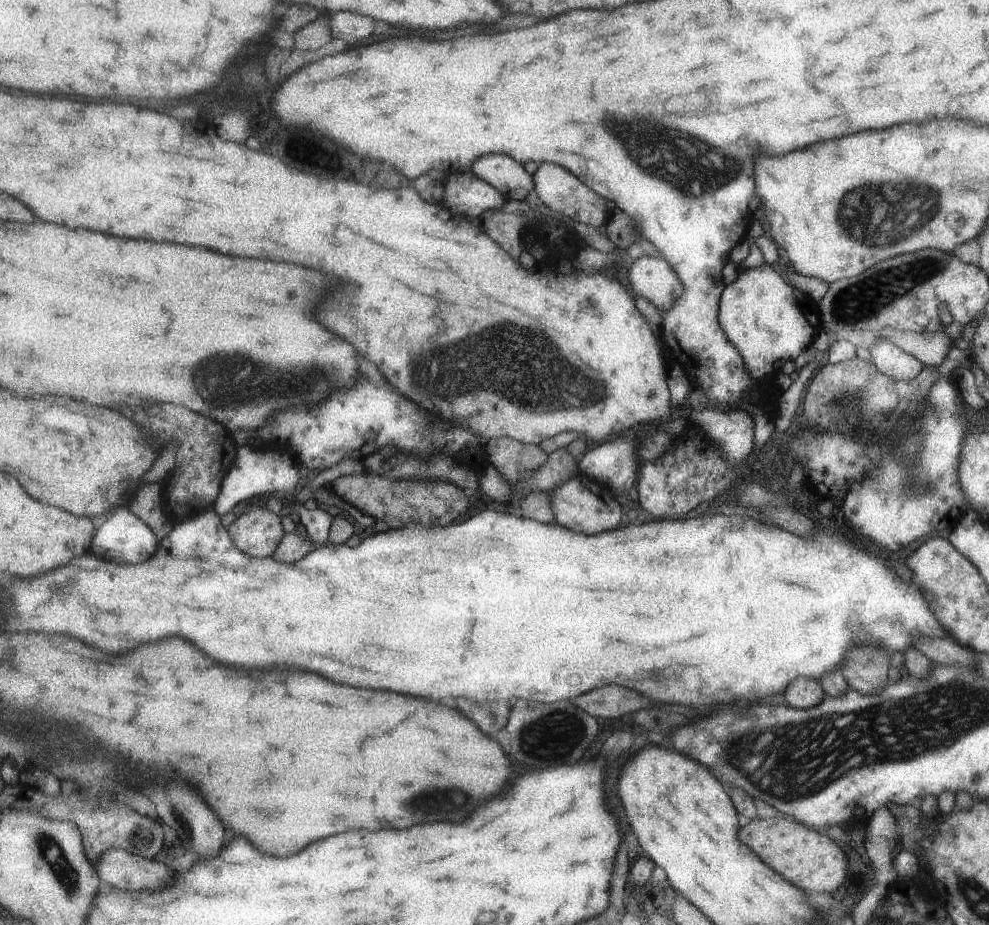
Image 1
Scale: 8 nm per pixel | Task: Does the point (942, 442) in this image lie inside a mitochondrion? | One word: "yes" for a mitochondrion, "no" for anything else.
no

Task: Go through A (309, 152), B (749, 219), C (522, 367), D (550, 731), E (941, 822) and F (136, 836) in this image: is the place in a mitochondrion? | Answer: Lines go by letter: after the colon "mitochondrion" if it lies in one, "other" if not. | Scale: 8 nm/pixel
A: other
B: other
C: mitochondrion
D: mitochondrion
E: other
F: other

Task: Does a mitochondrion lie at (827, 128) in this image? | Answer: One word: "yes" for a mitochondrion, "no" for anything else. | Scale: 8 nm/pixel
no

